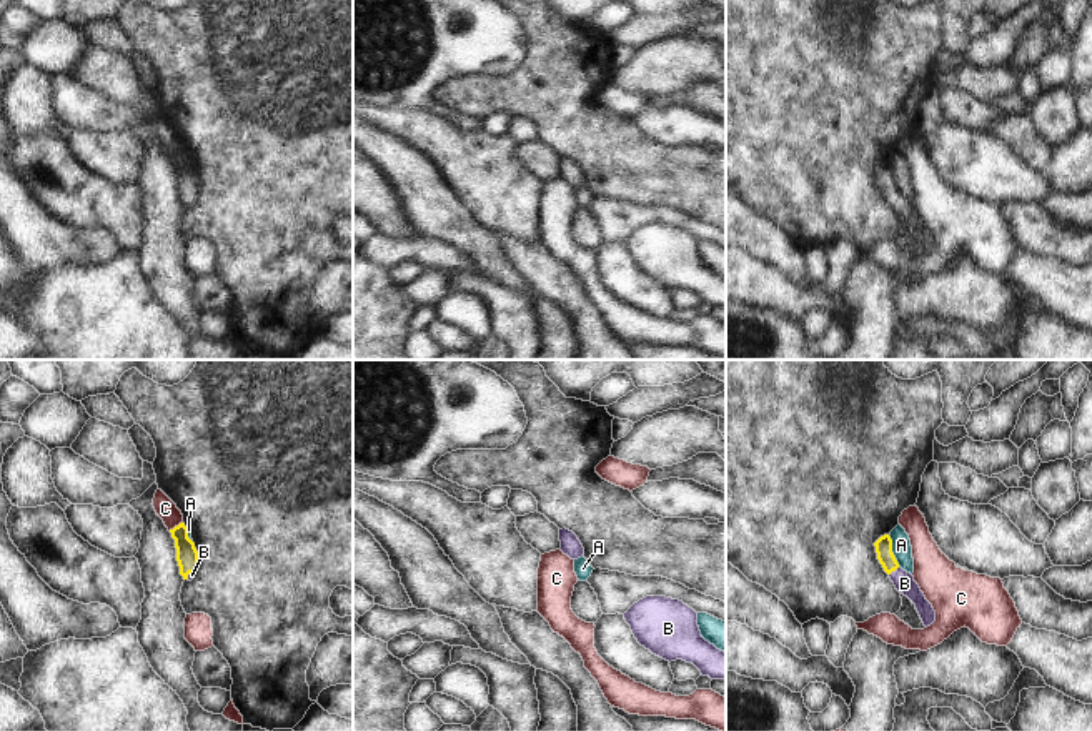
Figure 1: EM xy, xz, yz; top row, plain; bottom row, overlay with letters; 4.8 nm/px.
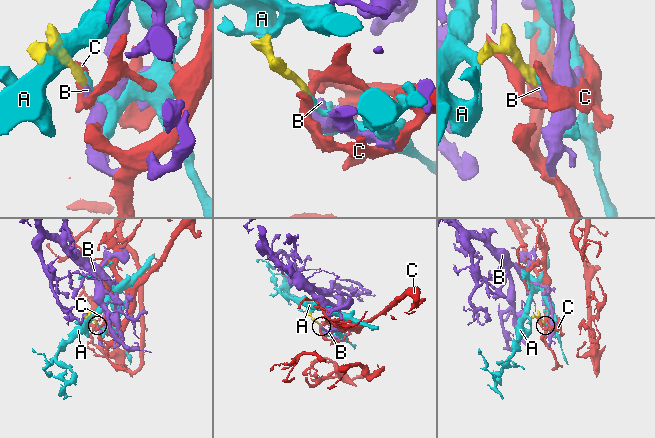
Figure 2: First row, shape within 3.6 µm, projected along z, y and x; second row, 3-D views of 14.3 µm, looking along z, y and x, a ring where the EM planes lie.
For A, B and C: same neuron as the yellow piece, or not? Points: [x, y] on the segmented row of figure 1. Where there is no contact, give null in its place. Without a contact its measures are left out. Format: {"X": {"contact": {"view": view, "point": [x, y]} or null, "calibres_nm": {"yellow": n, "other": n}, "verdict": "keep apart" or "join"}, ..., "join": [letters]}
{"A": {"contact": {"view": "yz", "point": [891, 551]}, "calibres_nm": {"yellow": 80, "other": 100}, "verdict": "keep apart"}, "B": {"contact": {"view": "yz", "point": [894, 570]}, "calibres_nm": {"yellow": 80, "other": 100}, "verdict": "join"}, "C": {"contact": {"view": "xy", "point": [175, 527]}, "calibres_nm": {"yellow": 110, "other": 100}, "verdict": "keep apart"}, "join": ["B"]}

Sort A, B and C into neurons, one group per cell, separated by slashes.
A / B / C

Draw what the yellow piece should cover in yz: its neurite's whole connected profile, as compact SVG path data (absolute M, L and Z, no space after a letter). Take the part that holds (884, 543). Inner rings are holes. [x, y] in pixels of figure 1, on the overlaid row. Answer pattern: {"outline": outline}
{"outline": "M889 535L881 536L874 543L874 546L876 546L877 559L882 564L884 571L889 574L896 589L902 593L904 596L907 596L916 604L916 609L924 626L926 628L931 626L936 621L936 611L932 604L926 599L919 584L914 581L914 576L899 566L892 553L891 536Z"}

